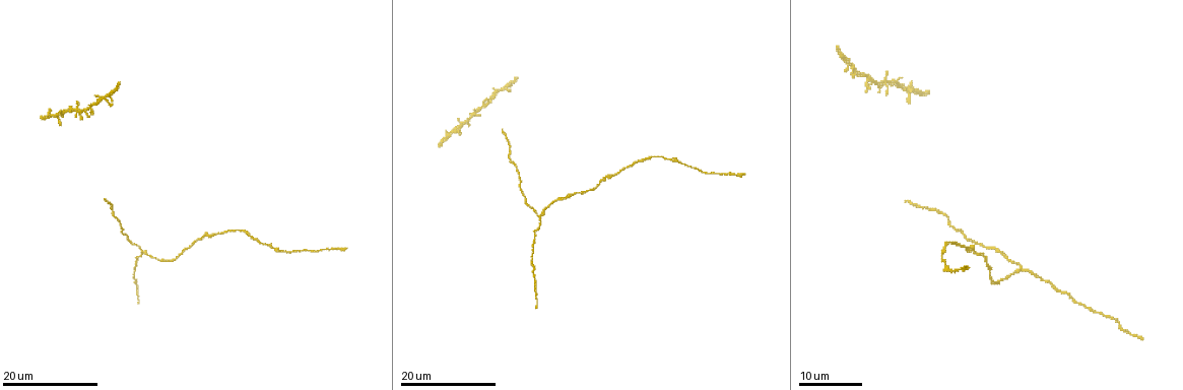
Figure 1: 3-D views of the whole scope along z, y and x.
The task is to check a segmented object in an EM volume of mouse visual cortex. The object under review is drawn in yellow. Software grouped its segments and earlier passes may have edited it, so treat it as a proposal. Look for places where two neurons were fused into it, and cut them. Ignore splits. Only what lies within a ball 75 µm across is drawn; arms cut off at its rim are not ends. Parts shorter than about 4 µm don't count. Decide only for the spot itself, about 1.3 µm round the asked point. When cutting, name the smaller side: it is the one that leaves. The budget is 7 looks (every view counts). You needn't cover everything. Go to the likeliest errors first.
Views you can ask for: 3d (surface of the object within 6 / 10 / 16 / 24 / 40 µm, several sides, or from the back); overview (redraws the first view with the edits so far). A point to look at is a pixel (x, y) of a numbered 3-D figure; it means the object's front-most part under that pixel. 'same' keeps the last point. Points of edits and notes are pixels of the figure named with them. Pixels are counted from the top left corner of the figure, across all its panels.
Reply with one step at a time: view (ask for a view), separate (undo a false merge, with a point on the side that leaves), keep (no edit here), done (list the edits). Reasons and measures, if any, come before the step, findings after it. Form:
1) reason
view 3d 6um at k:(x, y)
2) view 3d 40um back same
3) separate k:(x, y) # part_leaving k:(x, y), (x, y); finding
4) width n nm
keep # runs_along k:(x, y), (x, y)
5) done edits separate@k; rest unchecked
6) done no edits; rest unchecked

three arms meet
view 3d 16um at 1:(141, 249)

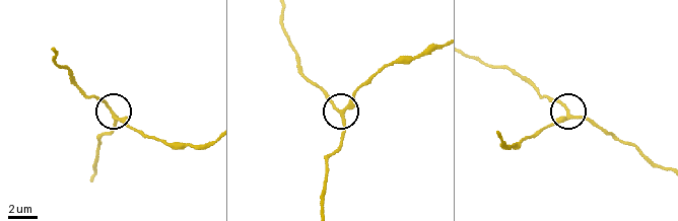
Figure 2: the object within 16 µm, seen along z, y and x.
zoom in
view 3d 10um at 2:(568, 115)

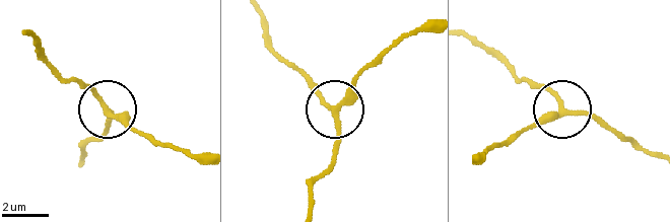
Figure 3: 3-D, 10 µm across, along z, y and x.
keep # runs_along 3:(304, 78), (331, 112), (339, 140), (333, 161); one neuron here

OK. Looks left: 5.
three-way junction
view 3d 24um at 1:(602, 180)

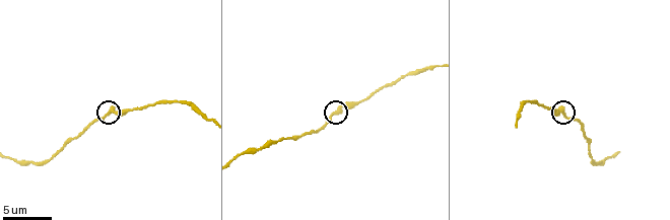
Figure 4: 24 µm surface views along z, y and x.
view 3d 6um at 4:(109, 114)

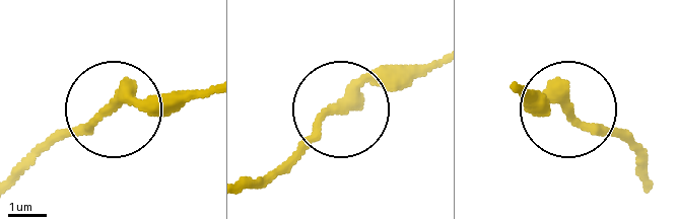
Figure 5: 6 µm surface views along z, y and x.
width 200 nm
keep # runs_along 5:(20, 175), (127, 101), (192, 98); all the same neuron

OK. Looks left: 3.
calibre changes
view 3d 10um at 4:(432, 66)

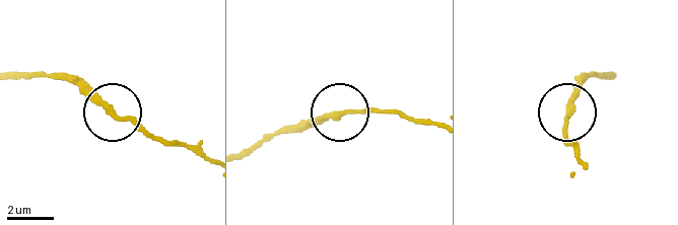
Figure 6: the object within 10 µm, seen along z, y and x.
width 240 nm
keep # runs_along 6:(17, 74), (81, 84), (116, 113), (139, 121), (160, 142); one neuron here

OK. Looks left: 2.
done no edits; rest unchecked

